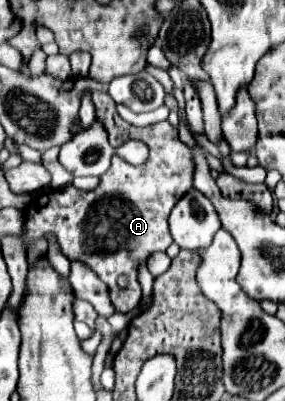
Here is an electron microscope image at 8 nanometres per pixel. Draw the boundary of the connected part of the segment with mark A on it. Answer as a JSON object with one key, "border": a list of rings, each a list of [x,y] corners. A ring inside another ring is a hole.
{"border":[[[93,92],[93,104],[97,108],[97,118],[103,122],[103,126],[109,134],[111,146],[121,146],[127,140],[139,140],[139,142],[147,144],[149,158],[147,158],[145,164],[133,166],[133,164],[127,164],[125,160],[121,160],[115,154],[113,160],[111,160],[111,168],[101,176],[101,184],[95,190],[83,192],[83,190],[77,190],[75,186],[65,186],[65,188],[59,188],[55,192],[43,194],[43,198],[39,198],[35,204],[31,204],[25,212],[27,214],[27,238],[43,238],[45,232],[57,234],[61,252],[69,260],[81,260],[89,268],[93,268],[97,272],[97,276],[109,286],[109,294],[111,294],[111,302],[113,302],[115,310],[127,314],[133,308],[137,308],[139,302],[141,302],[141,288],[139,288],[139,282],[137,282],[137,262],[143,260],[149,254],[153,254],[153,252],[165,252],[173,242],[171,234],[169,234],[167,218],[169,218],[169,212],[173,210],[173,206],[187,194],[187,190],[193,188],[195,162],[193,162],[191,150],[179,140],[179,134],[171,126],[169,120],[159,122],[159,124],[151,124],[151,126],[145,126],[145,128],[127,124],[117,114],[115,102],[111,100],[111,96],[105,94],[105,92]],[[103,220],[107,220],[109,226],[115,226],[115,228],[107,228],[107,232],[113,230],[113,234],[107,234],[107,240],[105,240],[105,236],[97,234],[97,230],[99,230],[97,226]],[[119,276],[127,278],[127,288],[117,286]]]}

